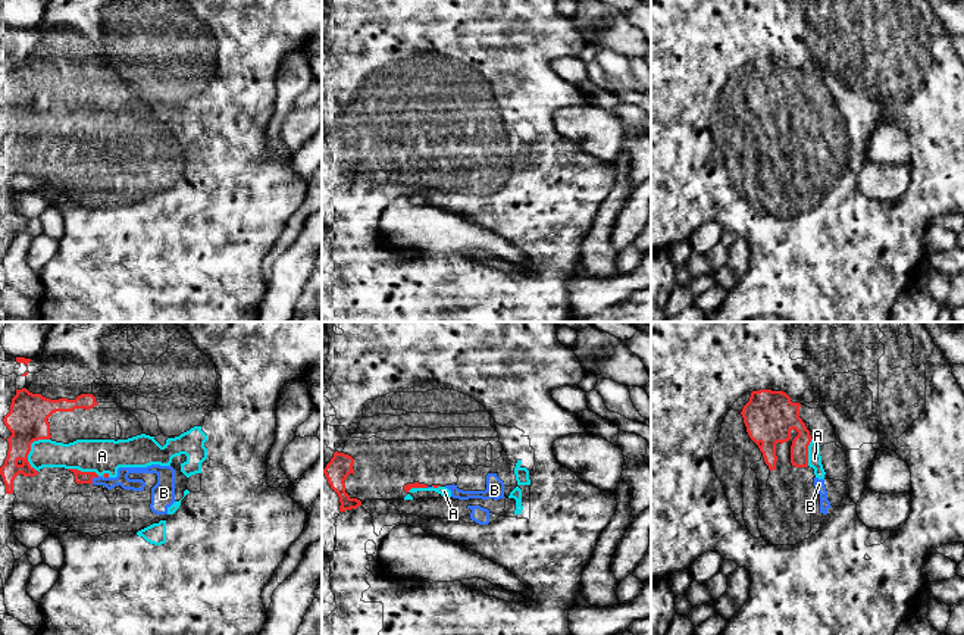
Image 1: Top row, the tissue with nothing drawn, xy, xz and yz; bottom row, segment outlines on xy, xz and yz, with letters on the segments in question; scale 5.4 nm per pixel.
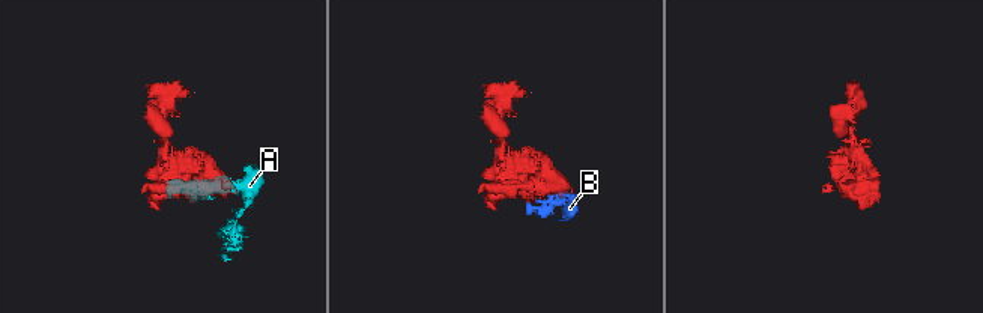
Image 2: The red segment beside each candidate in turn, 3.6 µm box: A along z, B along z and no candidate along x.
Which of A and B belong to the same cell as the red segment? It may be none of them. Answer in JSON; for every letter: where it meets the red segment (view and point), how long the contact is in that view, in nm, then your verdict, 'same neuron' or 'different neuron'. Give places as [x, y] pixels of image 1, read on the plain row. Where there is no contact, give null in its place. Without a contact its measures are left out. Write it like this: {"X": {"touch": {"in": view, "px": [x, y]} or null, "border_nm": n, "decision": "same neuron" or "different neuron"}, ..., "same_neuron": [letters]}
{"A": {"touch": {"in": "xy", "px": [30, 119]}, "border_nm": 200, "decision": "same neuron"}, "B": {"touch": {"in": "xy", "px": [94, 147]}, "border_nm": 60, "decision": "same neuron"}, "same_neuron": ["A", "B"]}

